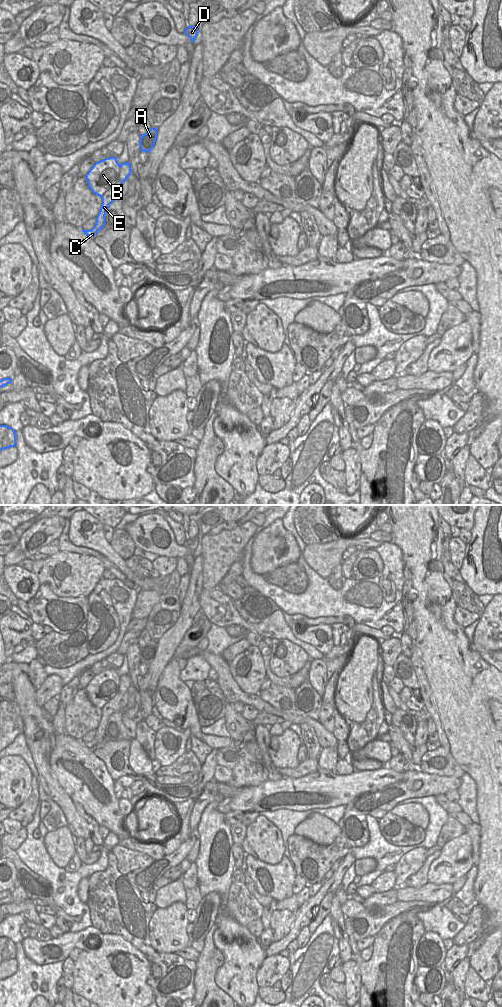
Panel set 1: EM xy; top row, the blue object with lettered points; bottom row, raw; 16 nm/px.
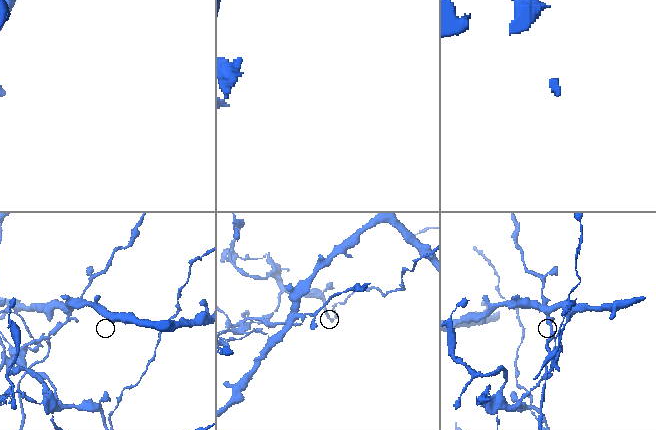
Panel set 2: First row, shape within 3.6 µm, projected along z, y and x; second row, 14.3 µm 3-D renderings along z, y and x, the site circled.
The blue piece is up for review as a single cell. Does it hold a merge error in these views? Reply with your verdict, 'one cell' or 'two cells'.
two cells

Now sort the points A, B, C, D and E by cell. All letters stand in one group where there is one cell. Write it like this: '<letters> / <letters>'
A C D E / B

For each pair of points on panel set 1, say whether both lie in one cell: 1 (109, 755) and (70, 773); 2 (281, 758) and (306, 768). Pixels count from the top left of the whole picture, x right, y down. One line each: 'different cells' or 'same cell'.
1: different cells
2: different cells

